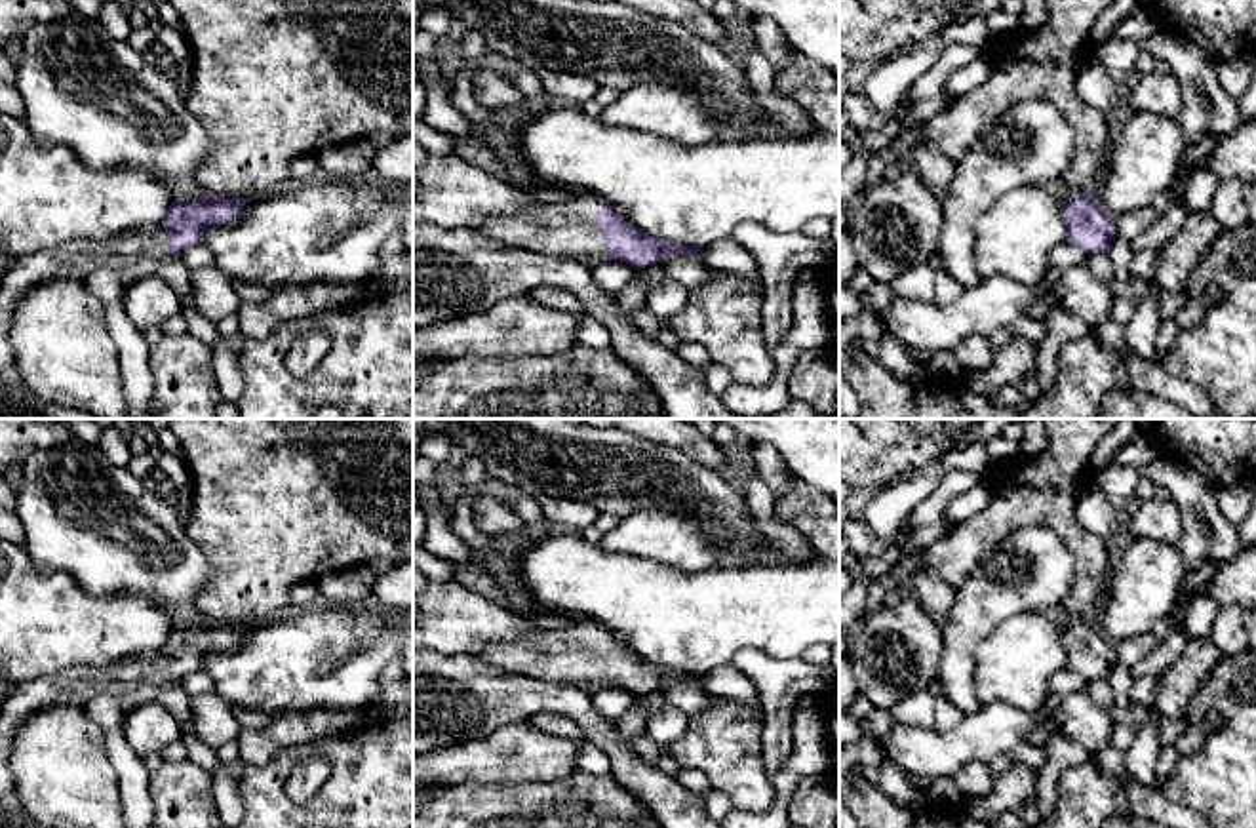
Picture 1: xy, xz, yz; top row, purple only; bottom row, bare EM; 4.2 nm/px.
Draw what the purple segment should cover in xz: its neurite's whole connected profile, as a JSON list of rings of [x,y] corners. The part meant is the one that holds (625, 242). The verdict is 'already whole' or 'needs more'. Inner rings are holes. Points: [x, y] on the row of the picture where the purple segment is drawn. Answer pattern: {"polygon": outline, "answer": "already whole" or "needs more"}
{"polygon": [[[588,192],[575,194],[569,202],[539,204],[493,217],[478,230],[506,247],[588,261],[618,259],[636,270],[657,265],[666,255],[700,259],[704,253],[626,225],[609,202]]], "answer": "needs more"}

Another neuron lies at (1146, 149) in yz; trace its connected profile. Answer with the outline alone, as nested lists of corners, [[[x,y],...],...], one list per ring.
[[[1153,110],[1132,112],[1128,118],[1115,122],[1106,158],[1108,175],[1092,196],[1111,219],[1151,206],[1159,192],[1168,192],[1172,187],[1184,154],[1186,135],[1176,118]]]

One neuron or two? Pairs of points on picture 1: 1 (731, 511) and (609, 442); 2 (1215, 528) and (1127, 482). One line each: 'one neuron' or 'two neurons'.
1: one neuron
2: one neuron

